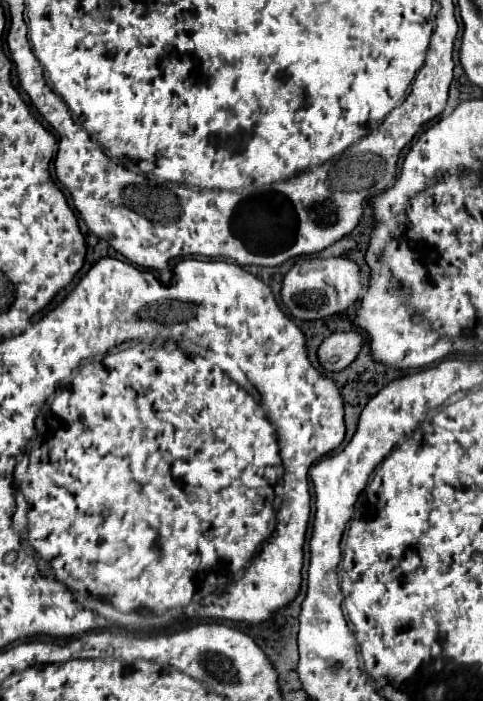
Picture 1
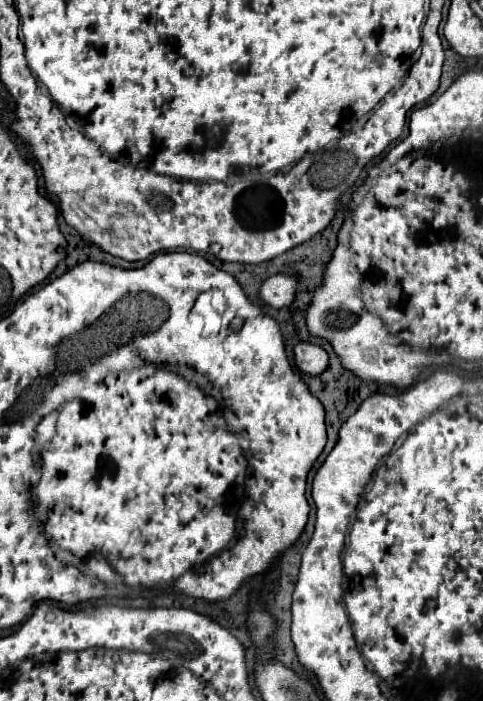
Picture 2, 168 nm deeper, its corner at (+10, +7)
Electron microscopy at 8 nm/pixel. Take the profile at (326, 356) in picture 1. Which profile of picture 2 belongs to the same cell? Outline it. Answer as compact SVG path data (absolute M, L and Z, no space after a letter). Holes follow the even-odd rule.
M300 342L294 348L294 362L302 374L318 376L320 372L324 372L328 368L328 354L318 344Z

